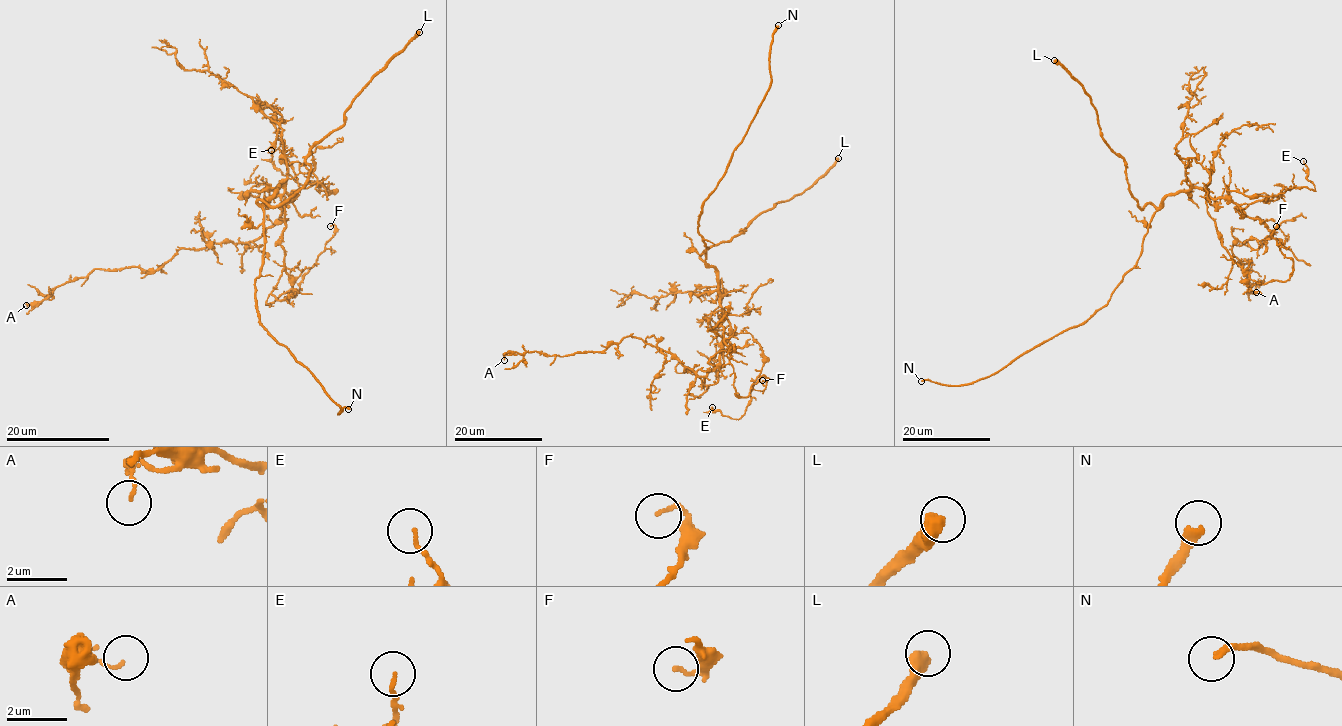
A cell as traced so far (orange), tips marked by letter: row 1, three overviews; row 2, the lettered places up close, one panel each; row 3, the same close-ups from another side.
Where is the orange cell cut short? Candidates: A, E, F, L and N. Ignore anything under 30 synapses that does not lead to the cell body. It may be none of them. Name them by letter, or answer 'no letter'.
L, N

